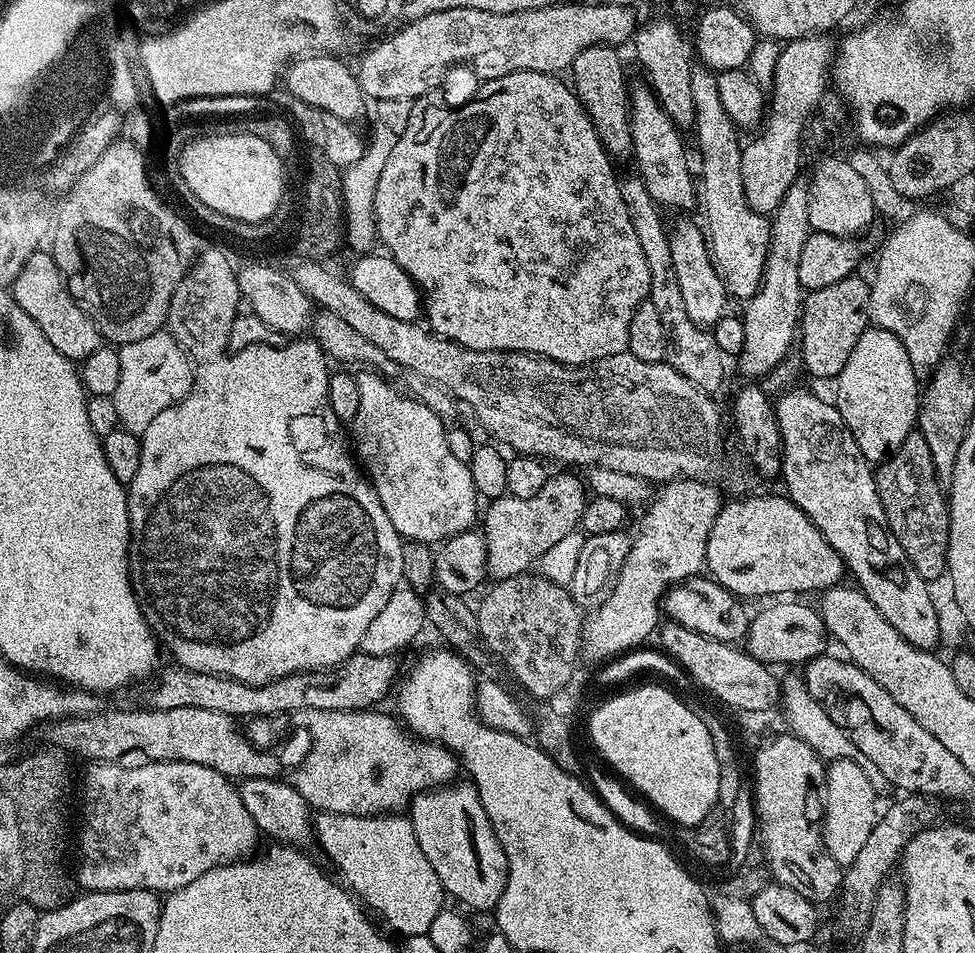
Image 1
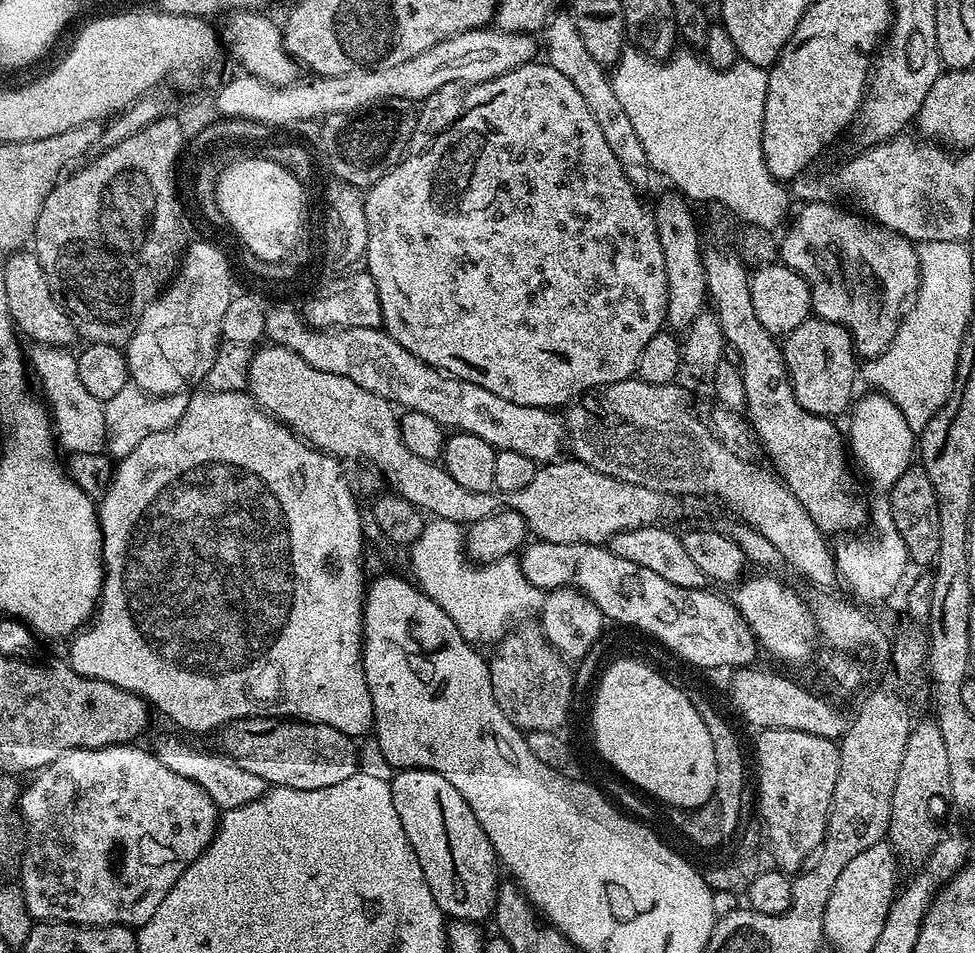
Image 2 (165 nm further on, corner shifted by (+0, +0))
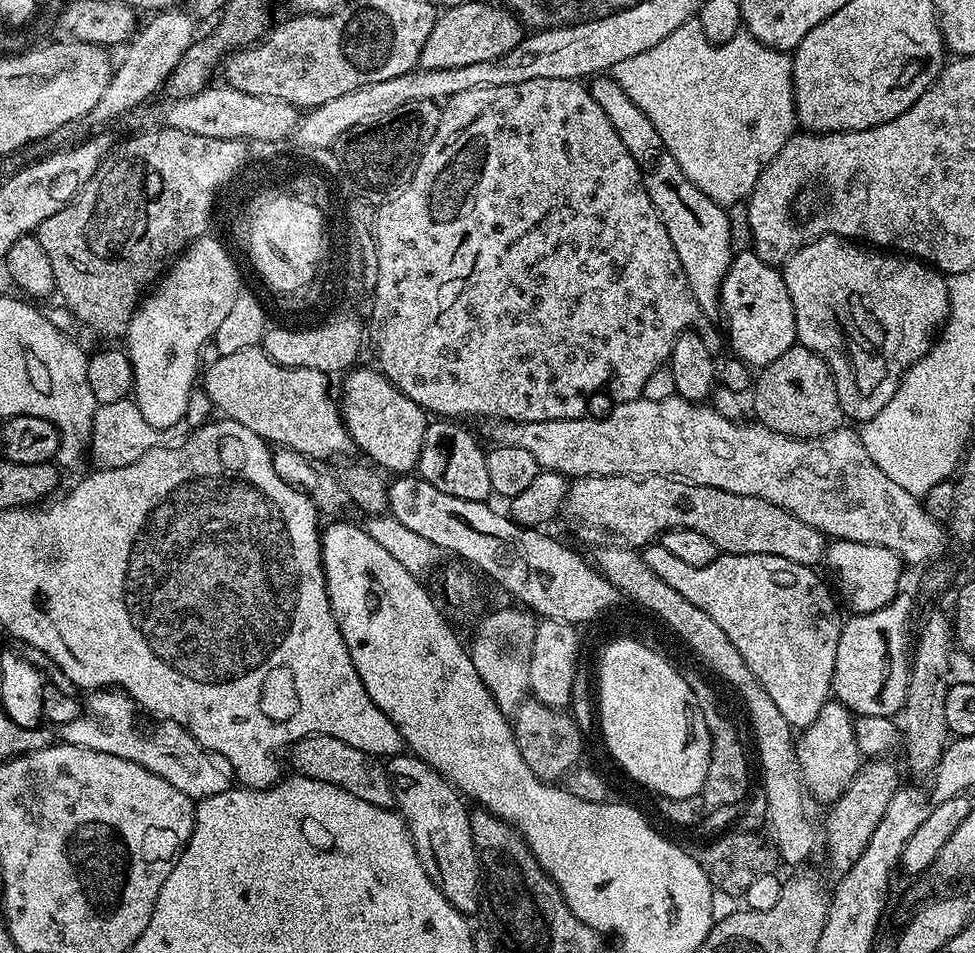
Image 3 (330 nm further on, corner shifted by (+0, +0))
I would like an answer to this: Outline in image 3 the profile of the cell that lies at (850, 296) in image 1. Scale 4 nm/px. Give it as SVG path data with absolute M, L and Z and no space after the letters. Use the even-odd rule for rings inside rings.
M799 342L786 350L782 358L774 358L774 362L759 369L751 396L755 419L759 423L778 434L799 440L816 440L836 431L846 420L828 363Z

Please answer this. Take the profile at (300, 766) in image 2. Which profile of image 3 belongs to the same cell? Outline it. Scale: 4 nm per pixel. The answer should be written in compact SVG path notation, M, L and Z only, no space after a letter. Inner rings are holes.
M307 736L291 745L292 764L297 773L309 776L318 782L330 782L350 794L354 794L362 802L370 802L379 808L389 810L396 808L396 795L392 789L392 777L388 769L377 757L366 754L354 746L346 746L346 742L338 742L338 738L329 736Z

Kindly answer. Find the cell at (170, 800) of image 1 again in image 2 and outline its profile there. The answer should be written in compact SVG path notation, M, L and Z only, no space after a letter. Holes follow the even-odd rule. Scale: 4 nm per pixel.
M111 744L111 745L110 745L110 746L109 746L109 748L75 748L75 749L74 749L74 750L66 750L66 754L62 754L62 755L61 755L61 756L59 756L59 757L58 757L58 759L56 759L56 760L55 760L55 761L54 761L54 762L50 762L50 763L49 763L49 764L47 764L47 766L46 766L46 767L44 767L44 768L41 768L41 769L39 769L39 771L37 771L37 772L36 772L36 773L35 773L35 775L33 775L33 776L32 776L32 777L31 777L31 780L32 780L32 779L33 779L33 780L32 780L32 785L30 785L30 786L29 786L29 788L28 788L28 789L26 789L26 790L25 790L25 792L24 792L24 789L23 789L23 791L21 791L21 792L20 792L20 793L19 793L19 796L18 796L18 811L19 811L19 813L20 813L20 815L21 815L21 817L22 817L22 824L23 824L23 827L24 827L24 828L25 828L25 829L26 829L26 833L27 833L27 837L28 837L28 838L29 838L29 840L30 840L30 841L31 841L31 842L32 842L32 846L31 846L31 847L30 847L30 849L29 849L29 856L27 856L27 857L26 857L26 858L25 858L25 859L24 859L24 860L23 860L23 861L22 861L22 863L21 863L21 864L20 864L20 885L19 885L19 886L20 886L20 888L22 888L22 889L23 889L23 891L24 891L24 896L25 896L25 902L26 902L26 906L28 906L28 907L29 907L29 912L30 912L30 914L31 914L31 915L32 915L32 919L33 919L33 921L36 921L36 922L59 922L59 923L62 923L62 924L87 924L87 925L89 925L89 926L99 926L99 925L102 925L102 924L123 924L123 925L125 925L125 926L139 926L139 925L141 925L141 924L145 924L145 923L146 923L146 922L150 922L150 917L152 917L152 916L153 916L153 915L154 915L154 910L158 910L158 906L159 906L159 905L160 905L160 903L161 903L161 902L162 902L162 898L166 898L166 894L170 894L170 890L171 890L171 889L172 889L172 887L173 887L173 886L174 886L174 882L178 882L178 878L182 878L182 874L183 874L183 873L184 873L184 872L185 872L185 871L186 871L186 869L187 869L187 868L189 868L189 866L190 866L190 865L191 865L191 864L193 864L193 862L195 862L195 860L196 860L196 859L197 859L197 858L199 858L199 856L201 856L201 854L203 854L203 853L204 853L204 851L205 851L205 850L207 850L207 848L208 848L208 843L210 843L210 842L211 842L211 840L213 840L213 838L214 838L214 837L216 837L216 830L217 830L217 827L218 827L218 809L217 809L217 806L216 806L216 804L215 804L215 802L214 802L214 801L213 801L213 800L212 800L212 799L211 799L211 798L210 798L210 794L206 794L206 790L202 790L202 786L198 786L198 782L192 782L192 781L191 781L191 780L190 780L190 778L186 778L186 777L183 777L183 776L182 776L182 774L176 774L176 773L175 773L175 772L174 772L174 770L170 770L170 766L166 766L166 765L165 765L165 764L164 764L164 763L162 763L162 761L161 761L161 760L160 760L160 759L158 759L158 758L157 758L157 757L156 757L156 753L155 753L155 751L152 751L152 750L149 750L149 749L148 749L148 752L147 752L147 750L146 750L146 749L144 749L144 748L136 748L136 747L140 747L140 746L133 746L133 745L132 745L132 744Z

